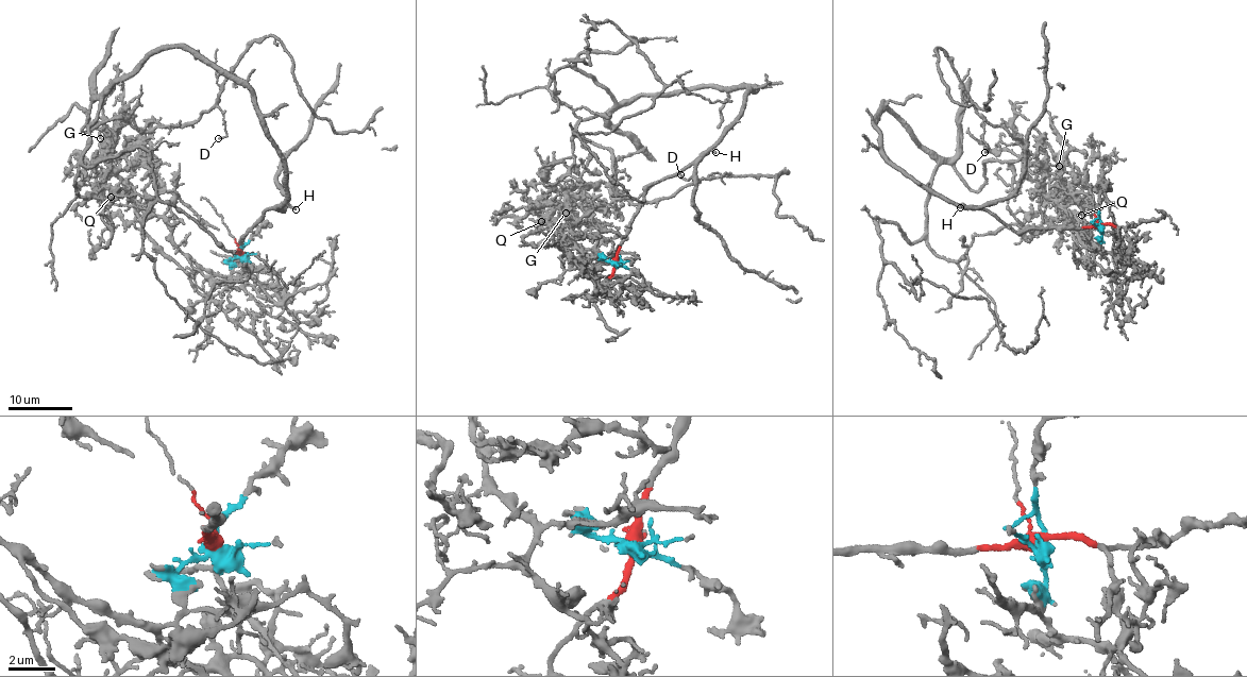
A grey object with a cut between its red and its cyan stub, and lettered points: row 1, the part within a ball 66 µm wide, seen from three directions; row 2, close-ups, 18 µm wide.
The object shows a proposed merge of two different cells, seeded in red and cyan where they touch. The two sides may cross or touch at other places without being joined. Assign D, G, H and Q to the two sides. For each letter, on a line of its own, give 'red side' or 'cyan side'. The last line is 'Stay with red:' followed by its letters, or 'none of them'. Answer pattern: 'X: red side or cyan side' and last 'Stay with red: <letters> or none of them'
D: red side
G: cyan side
H: red side
Q: cyan side
Stay with red: D, H

